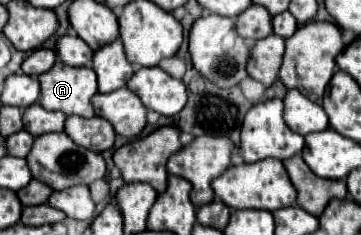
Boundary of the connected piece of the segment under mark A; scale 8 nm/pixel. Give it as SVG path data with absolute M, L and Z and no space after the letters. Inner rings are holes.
M57 61L51 71L39 75L39 83L39 103L45 109L79 117L95 115L91 97L97 93L97 75L91 67L69 67Z

